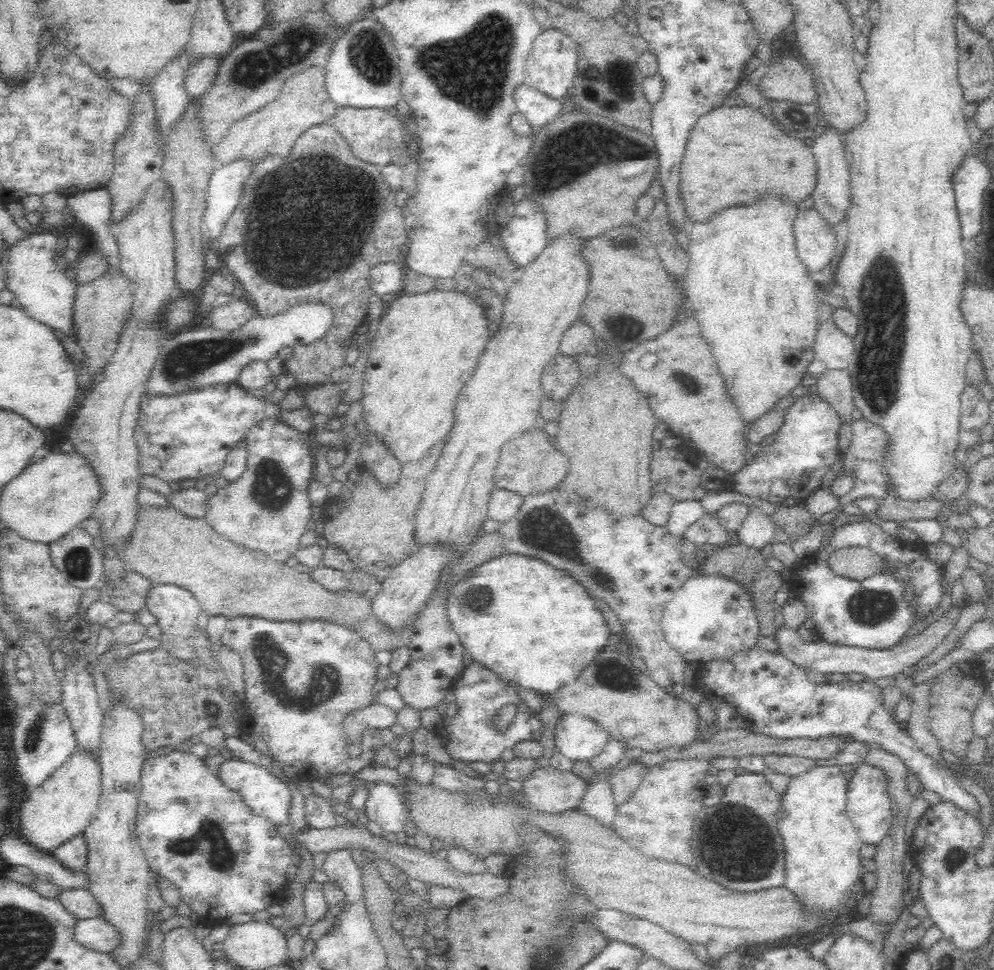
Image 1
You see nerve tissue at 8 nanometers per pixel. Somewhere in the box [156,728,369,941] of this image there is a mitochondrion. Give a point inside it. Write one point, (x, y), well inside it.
(222, 860)

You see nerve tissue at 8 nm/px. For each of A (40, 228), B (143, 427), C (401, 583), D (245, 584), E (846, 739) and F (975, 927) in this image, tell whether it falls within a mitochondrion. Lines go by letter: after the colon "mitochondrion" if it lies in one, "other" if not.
A: other
B: other
C: other
D: other
E: other
F: other

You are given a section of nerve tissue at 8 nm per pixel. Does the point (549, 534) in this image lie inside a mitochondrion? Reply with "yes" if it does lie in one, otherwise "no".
yes

